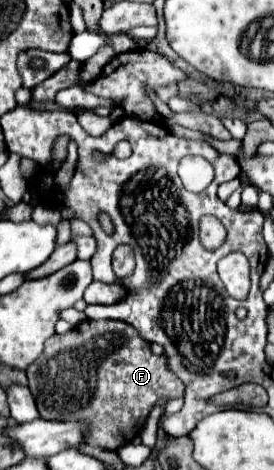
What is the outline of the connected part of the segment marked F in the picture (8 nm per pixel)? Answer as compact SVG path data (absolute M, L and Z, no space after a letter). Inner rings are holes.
M83 321L65 335L53 335L45 343L41 359L33 361L33 367L27 369L27 377L43 419L85 421L85 443L107 451L131 443L161 399L171 401L185 395L183 383L167 369L165 357L153 355L149 343L123 321ZM63 385L85 389L77 389L75 393L69 391L67 395ZM101 421L107 421L107 427L97 433L95 423Z

